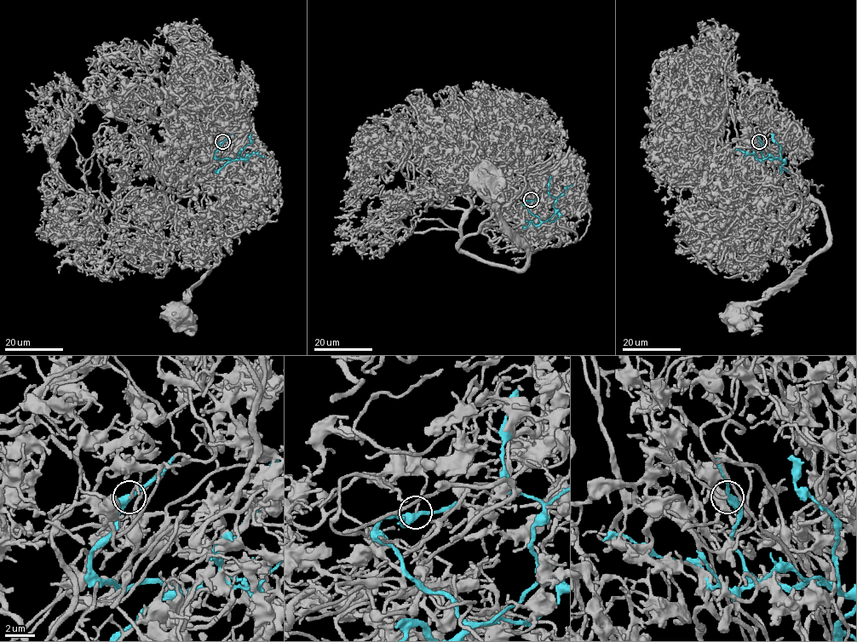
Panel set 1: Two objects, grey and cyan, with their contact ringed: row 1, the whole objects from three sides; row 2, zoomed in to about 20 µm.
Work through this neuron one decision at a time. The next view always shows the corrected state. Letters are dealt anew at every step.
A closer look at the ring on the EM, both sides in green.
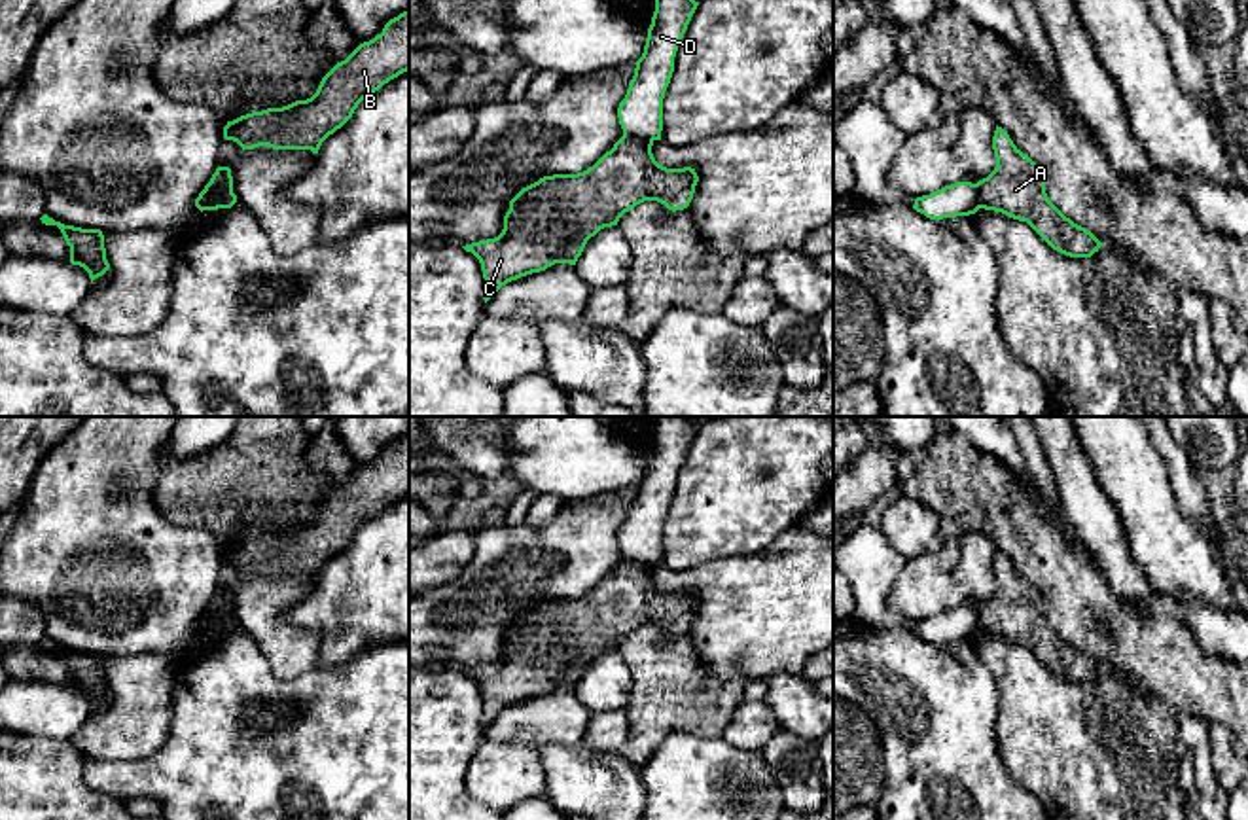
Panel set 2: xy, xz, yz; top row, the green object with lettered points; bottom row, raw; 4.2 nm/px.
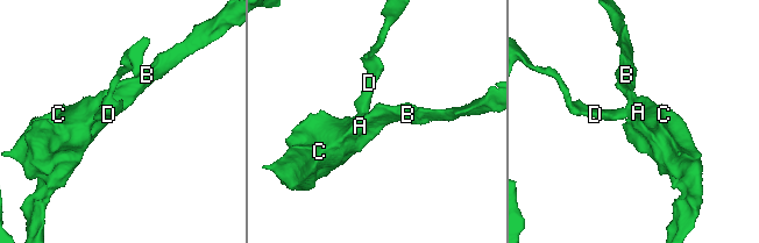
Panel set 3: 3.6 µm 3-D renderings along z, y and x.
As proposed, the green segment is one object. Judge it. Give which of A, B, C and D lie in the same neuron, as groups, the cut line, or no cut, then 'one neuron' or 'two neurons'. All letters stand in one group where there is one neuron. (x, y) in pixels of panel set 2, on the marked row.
A B C / D; cut in xy along (231, 190), (213, 196), (201, 207); two neurons

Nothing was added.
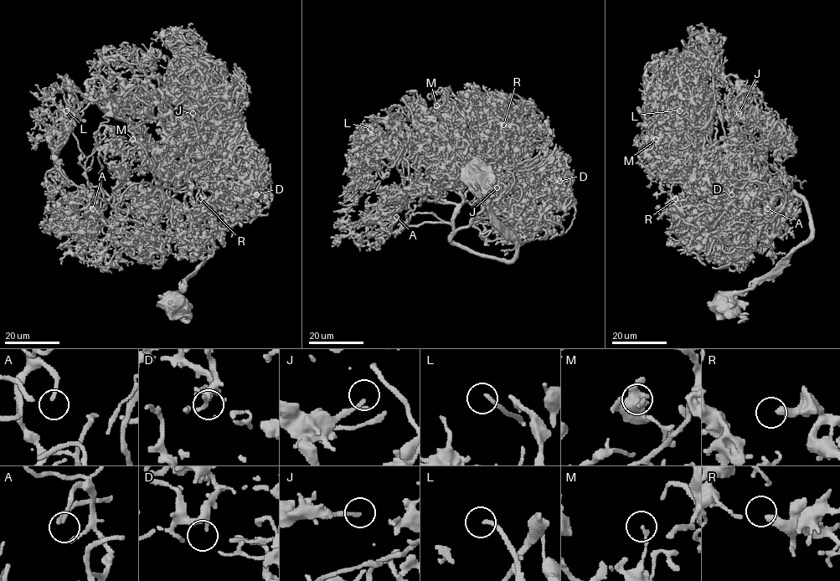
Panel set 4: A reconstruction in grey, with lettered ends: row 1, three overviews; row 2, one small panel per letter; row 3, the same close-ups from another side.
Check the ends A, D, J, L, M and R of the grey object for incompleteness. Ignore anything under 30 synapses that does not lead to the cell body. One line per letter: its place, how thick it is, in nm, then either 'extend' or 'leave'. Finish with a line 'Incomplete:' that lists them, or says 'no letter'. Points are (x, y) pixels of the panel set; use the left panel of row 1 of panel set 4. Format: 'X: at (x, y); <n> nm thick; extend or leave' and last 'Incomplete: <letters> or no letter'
A: at (92, 208); 150 nm thick; leave
D: at (256, 194); 150 nm thick; leave
J: at (193, 113); 170 nm thick; leave
L: at (66, 110); 170 nm thick; leave
M: at (132, 139); 170 nm thick; leave
R: at (200, 198); 380 nm thick; leave
Incomplete: no letter

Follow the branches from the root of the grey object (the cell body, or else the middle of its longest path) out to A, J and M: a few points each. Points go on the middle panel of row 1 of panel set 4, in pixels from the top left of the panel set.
A: (478, 177), (490, 213), (516, 243), (510, 260), (456, 245), (452, 228), (432, 213), (396, 217)
J: (478, 177), (490, 213), (516, 243), (510, 260), (451, 241), (494, 203), (497, 213), (481, 208), (497, 187)
M: (478, 177), (490, 213), (516, 243), (510, 260), (451, 241), (465, 197), (462, 123), (445, 121), (436, 105)

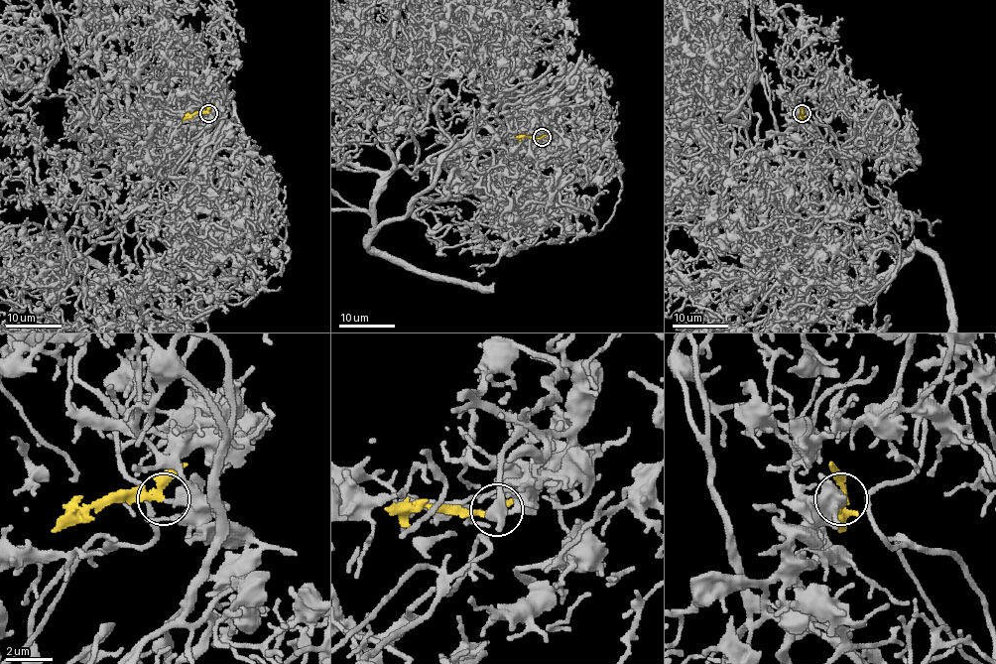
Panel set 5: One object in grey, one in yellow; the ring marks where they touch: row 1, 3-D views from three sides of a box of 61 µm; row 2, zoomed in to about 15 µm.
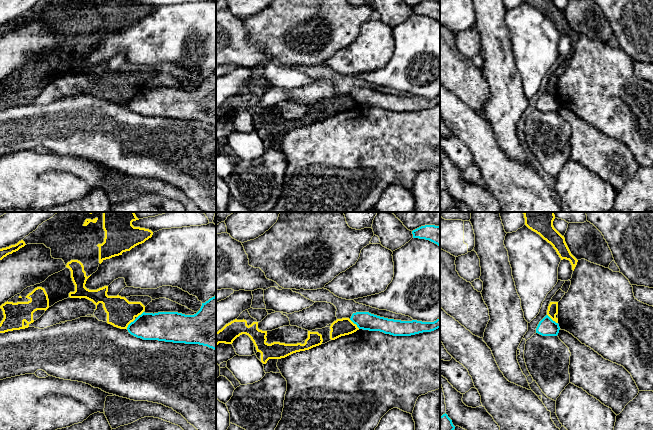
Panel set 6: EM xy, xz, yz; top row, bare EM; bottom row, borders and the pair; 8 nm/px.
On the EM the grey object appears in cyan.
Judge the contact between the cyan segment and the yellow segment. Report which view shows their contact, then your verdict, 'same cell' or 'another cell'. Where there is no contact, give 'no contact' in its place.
contact in xy; another cell

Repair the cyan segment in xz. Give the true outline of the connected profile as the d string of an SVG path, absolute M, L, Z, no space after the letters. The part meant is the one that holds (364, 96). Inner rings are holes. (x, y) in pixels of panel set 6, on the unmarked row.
M356 88L352 90L350 96L359 105L380 107L393 112L411 112L440 104L440 93L434 98L401 97L380 93L369 88Z

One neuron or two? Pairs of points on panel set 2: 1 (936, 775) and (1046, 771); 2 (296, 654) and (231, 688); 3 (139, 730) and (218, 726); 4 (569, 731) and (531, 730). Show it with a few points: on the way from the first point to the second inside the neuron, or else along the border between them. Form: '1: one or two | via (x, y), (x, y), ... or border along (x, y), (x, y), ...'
1: two | border along (997, 730), (997, 750), (1006, 771), (1040, 800)
2: two | border along (245, 629), (279, 678), (296, 678), (315, 667)
3: two | border along (175, 684), (169, 735), (158, 748), (139, 760)
4: one | via (559, 730), (540, 730)

